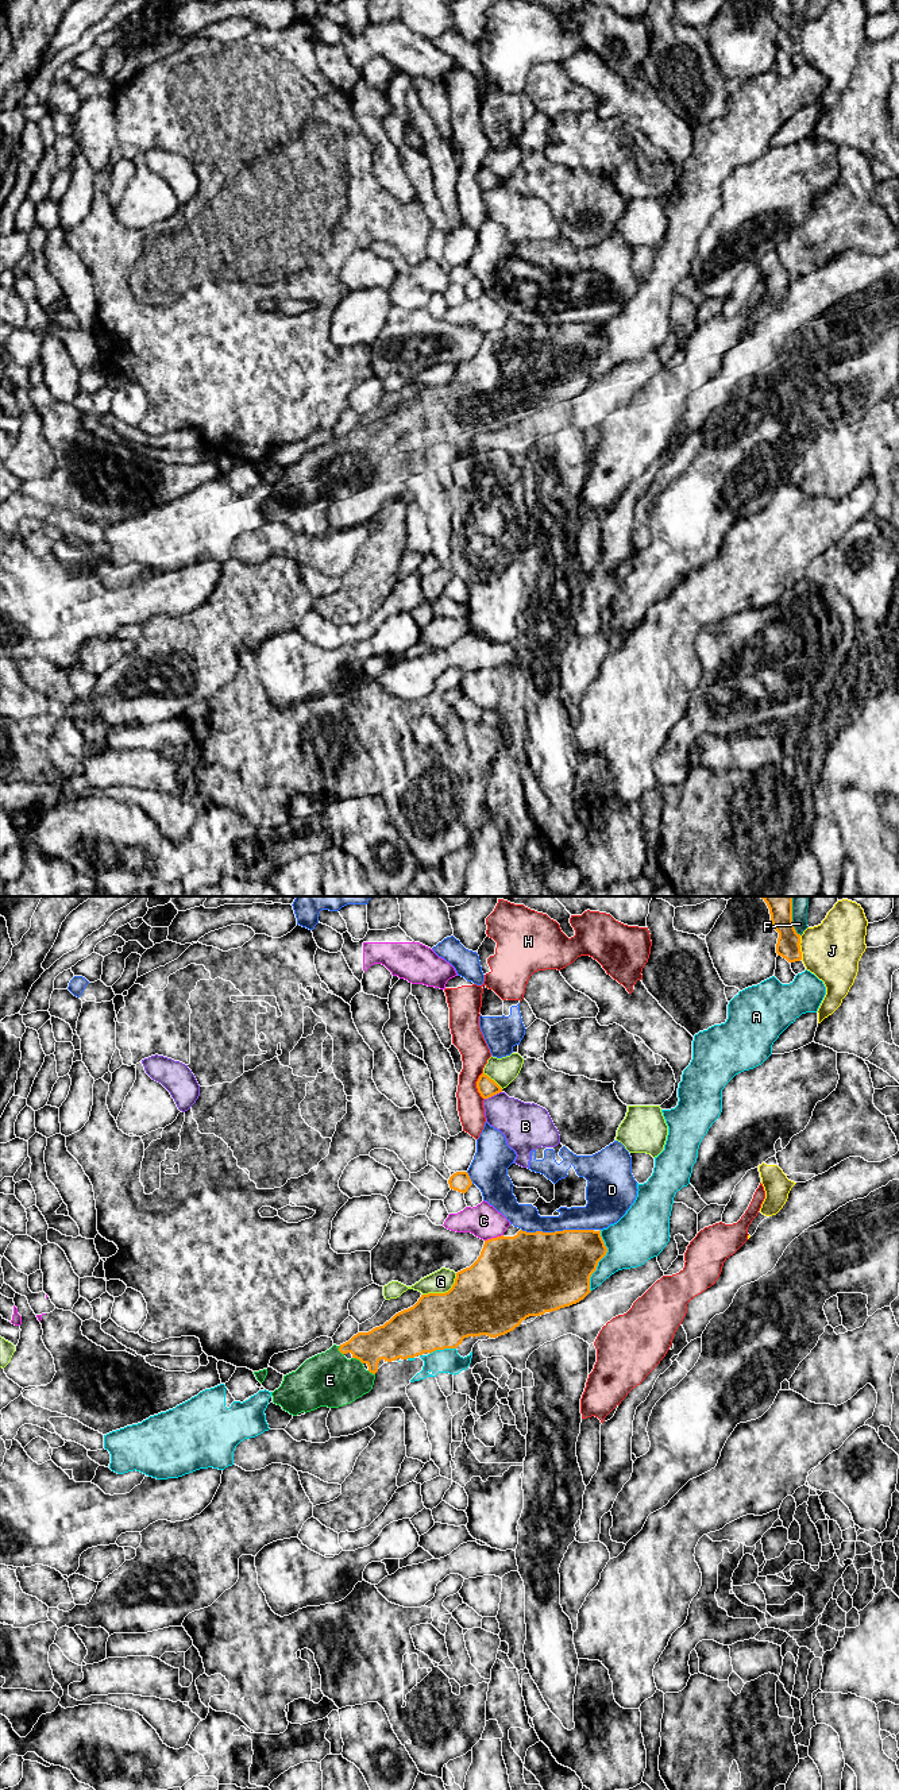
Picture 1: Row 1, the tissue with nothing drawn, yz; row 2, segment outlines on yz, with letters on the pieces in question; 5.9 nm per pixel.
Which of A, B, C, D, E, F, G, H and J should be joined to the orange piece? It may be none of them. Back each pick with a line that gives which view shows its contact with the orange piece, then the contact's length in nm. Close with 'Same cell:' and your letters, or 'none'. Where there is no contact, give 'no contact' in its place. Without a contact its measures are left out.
E: yz | 80 nm
Same cell: E

